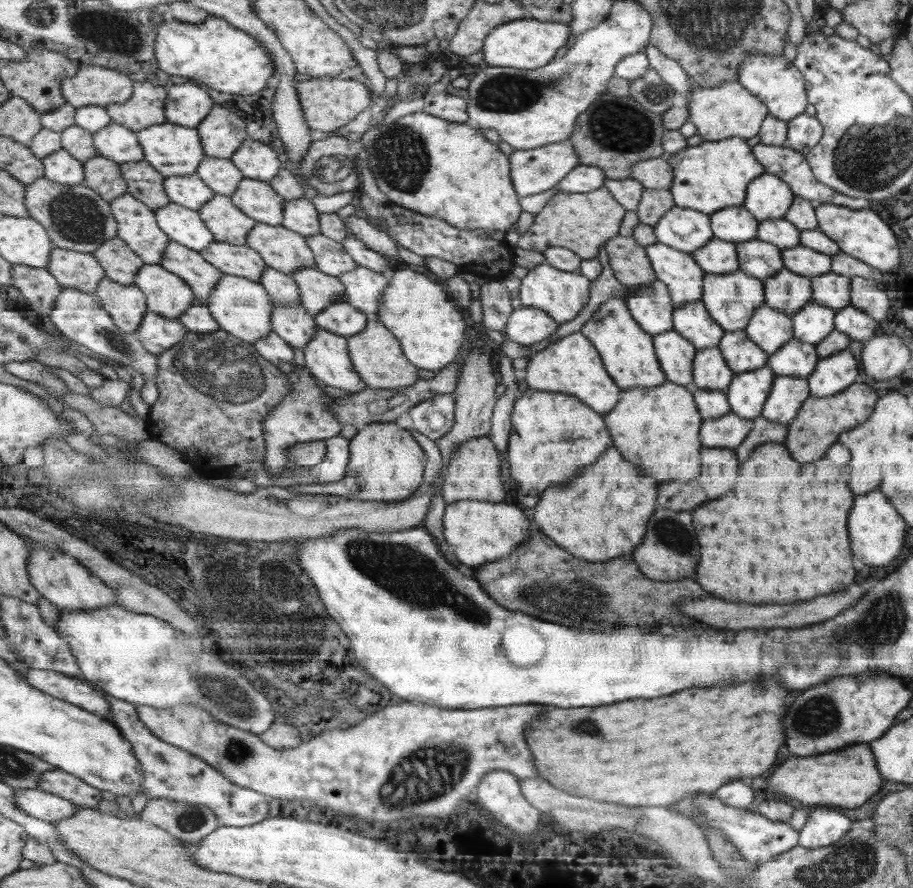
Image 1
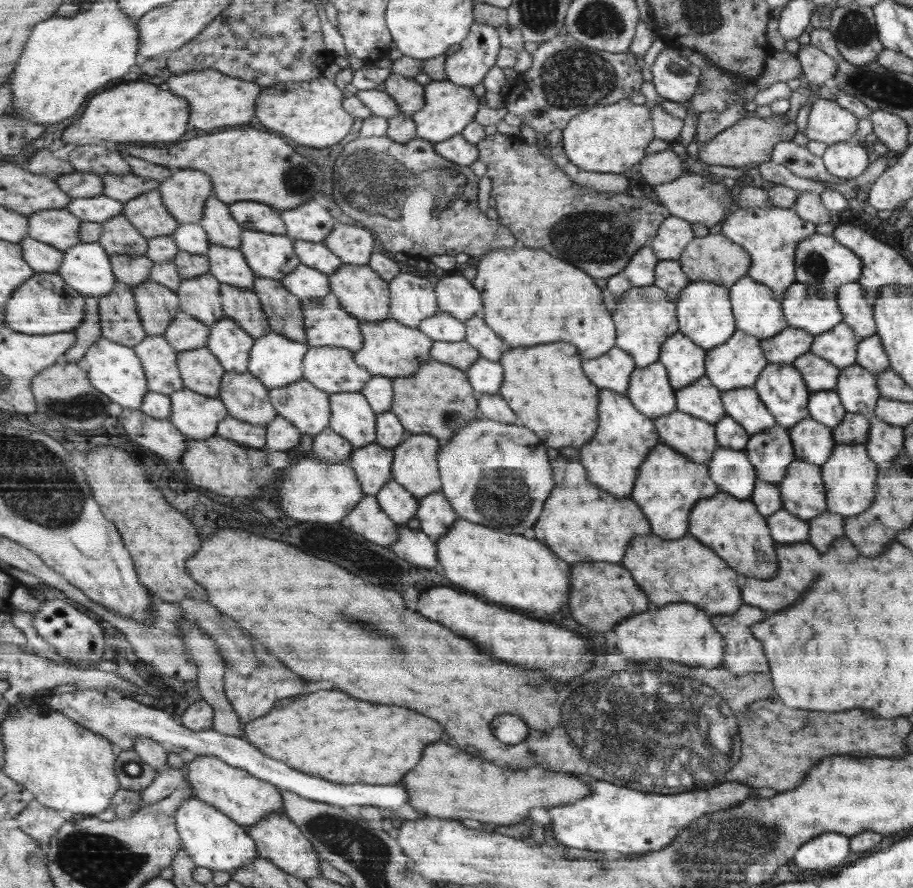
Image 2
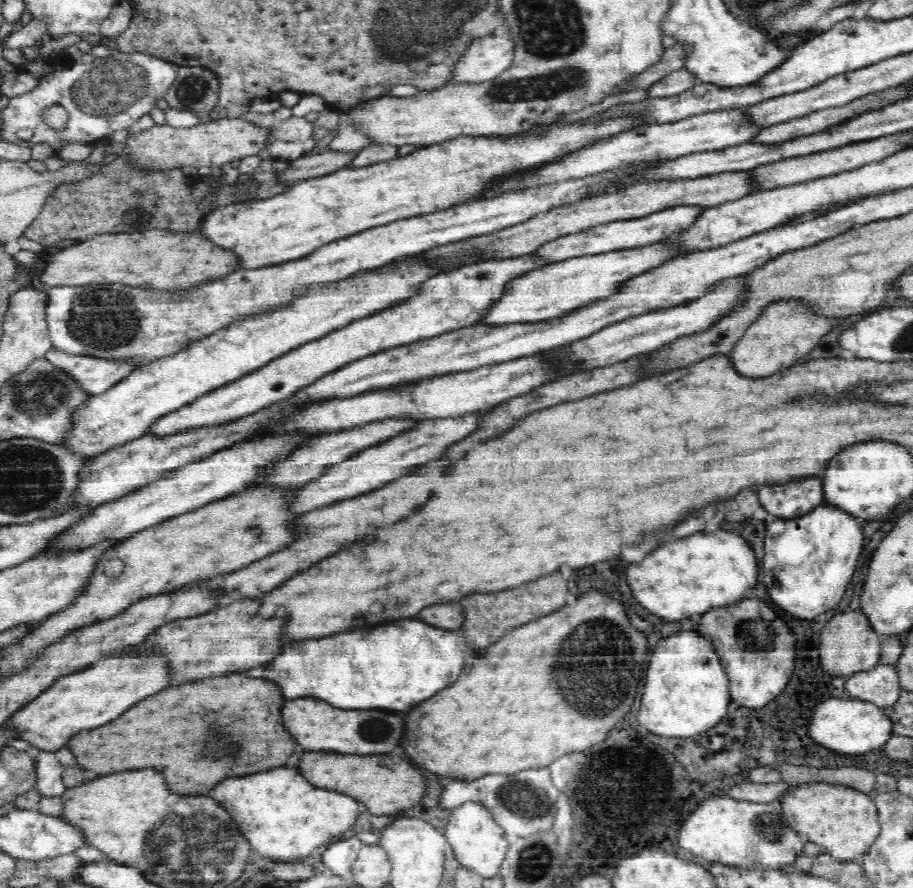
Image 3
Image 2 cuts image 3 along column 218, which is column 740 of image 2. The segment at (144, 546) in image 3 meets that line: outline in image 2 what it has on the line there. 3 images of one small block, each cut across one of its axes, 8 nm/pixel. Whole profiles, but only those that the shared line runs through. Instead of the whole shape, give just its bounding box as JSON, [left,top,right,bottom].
[690,490,777,578]

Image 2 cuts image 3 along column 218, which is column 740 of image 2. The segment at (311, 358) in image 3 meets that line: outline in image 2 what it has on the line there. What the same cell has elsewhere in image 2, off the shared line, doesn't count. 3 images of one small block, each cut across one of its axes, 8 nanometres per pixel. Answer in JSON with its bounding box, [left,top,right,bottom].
[722,387,778,435]

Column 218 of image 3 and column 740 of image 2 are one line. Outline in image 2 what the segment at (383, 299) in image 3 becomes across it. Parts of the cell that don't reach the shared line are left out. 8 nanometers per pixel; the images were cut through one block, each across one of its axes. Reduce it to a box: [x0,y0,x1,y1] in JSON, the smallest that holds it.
[705,330,769,392]

